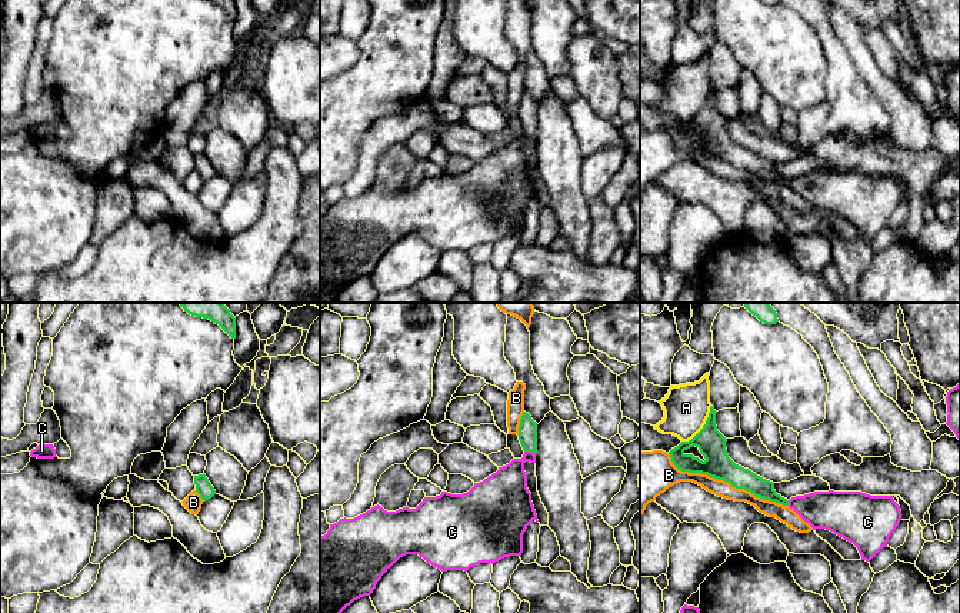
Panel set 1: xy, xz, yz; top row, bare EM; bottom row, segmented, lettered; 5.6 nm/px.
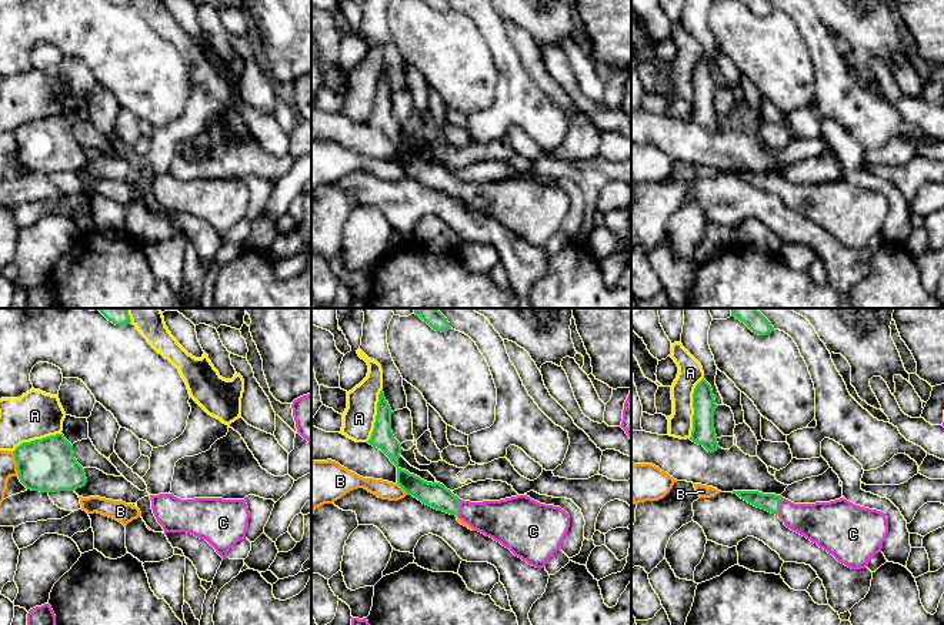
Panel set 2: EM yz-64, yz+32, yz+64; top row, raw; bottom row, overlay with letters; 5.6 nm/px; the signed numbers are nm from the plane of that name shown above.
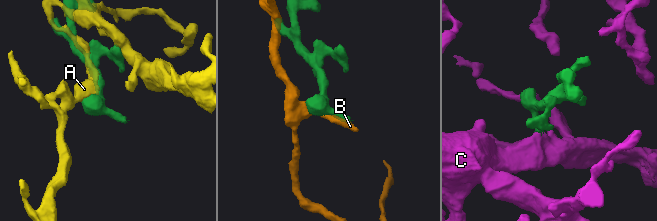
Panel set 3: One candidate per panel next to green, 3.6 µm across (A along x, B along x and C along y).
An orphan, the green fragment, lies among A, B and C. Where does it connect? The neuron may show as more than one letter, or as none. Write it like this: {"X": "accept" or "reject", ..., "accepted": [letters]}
{"A": "reject", "B": "reject", "C": "accept", "accepted": ["C"]}

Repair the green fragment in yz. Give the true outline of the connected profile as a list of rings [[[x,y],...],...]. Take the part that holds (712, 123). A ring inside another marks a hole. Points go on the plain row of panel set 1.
[[[711,86],[703,109],[689,121],[669,131],[673,144],[689,153],[701,153],[744,169],[756,177],[793,189],[813,210],[826,209],[853,223],[861,240],[870,241],[901,200],[900,186],[893,176],[870,176],[861,171],[814,171],[790,180],[774,170],[774,163],[736,144],[727,134],[727,119],[717,110]],[[696,126],[704,141],[684,131]]]

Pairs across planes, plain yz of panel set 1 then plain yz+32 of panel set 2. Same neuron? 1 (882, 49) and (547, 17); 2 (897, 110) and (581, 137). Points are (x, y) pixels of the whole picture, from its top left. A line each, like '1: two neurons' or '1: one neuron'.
1: two neurons
2: one neuron

